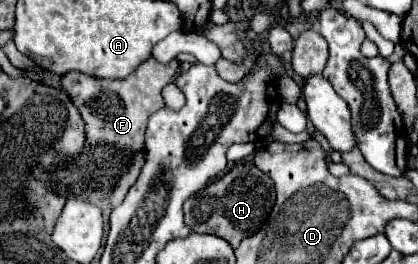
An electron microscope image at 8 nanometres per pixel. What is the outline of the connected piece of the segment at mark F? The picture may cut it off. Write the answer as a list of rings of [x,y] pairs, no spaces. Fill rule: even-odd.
[[[145,60],[131,76],[123,80],[103,80],[103,78],[69,72],[61,78],[61,84],[71,96],[75,108],[79,110],[85,122],[89,144],[115,146],[121,152],[121,156],[127,158],[143,148],[147,118],[165,106],[161,98],[161,90],[163,86],[175,82],[177,72],[179,72],[177,60],[171,60],[167,64],[161,64],[157,60]]]

